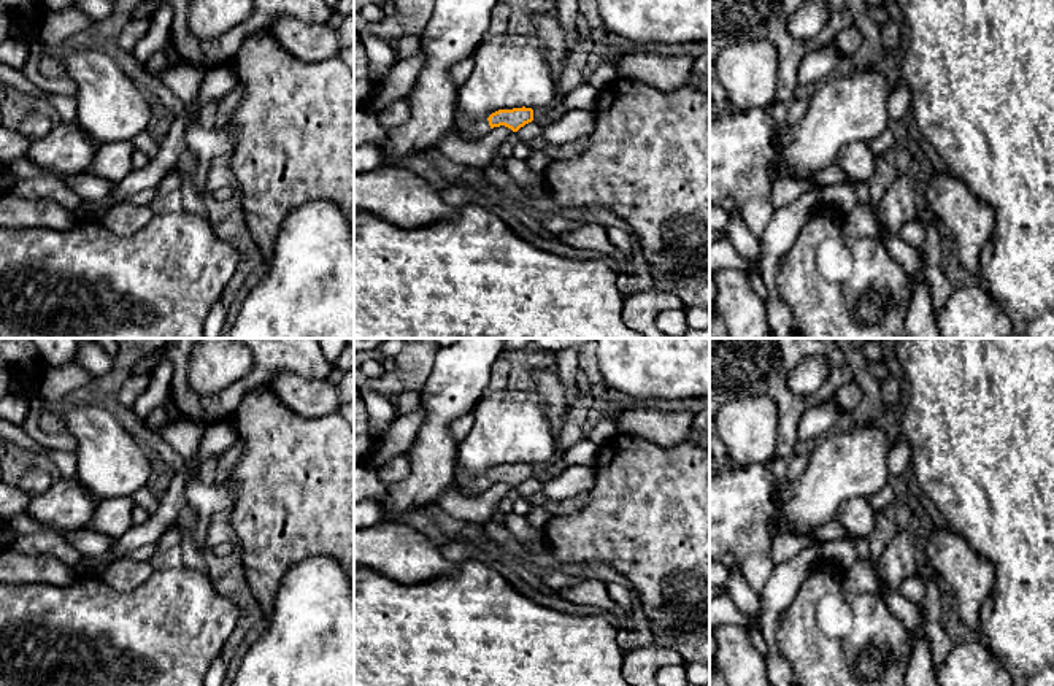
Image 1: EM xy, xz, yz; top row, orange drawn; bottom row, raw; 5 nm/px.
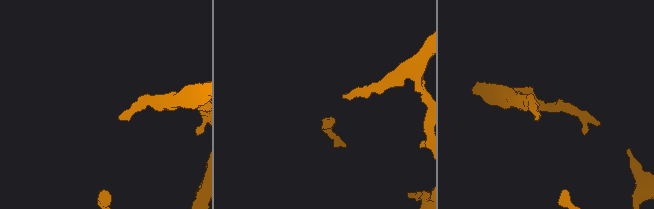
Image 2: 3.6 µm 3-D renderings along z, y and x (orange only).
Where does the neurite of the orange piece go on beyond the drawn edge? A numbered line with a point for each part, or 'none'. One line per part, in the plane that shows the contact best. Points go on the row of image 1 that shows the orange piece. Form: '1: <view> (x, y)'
1: xz (476, 131)

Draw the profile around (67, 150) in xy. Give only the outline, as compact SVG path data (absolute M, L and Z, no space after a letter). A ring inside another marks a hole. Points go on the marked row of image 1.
M60 122L33 141L27 159L49 173L75 176L89 170L97 148L79 124Z

